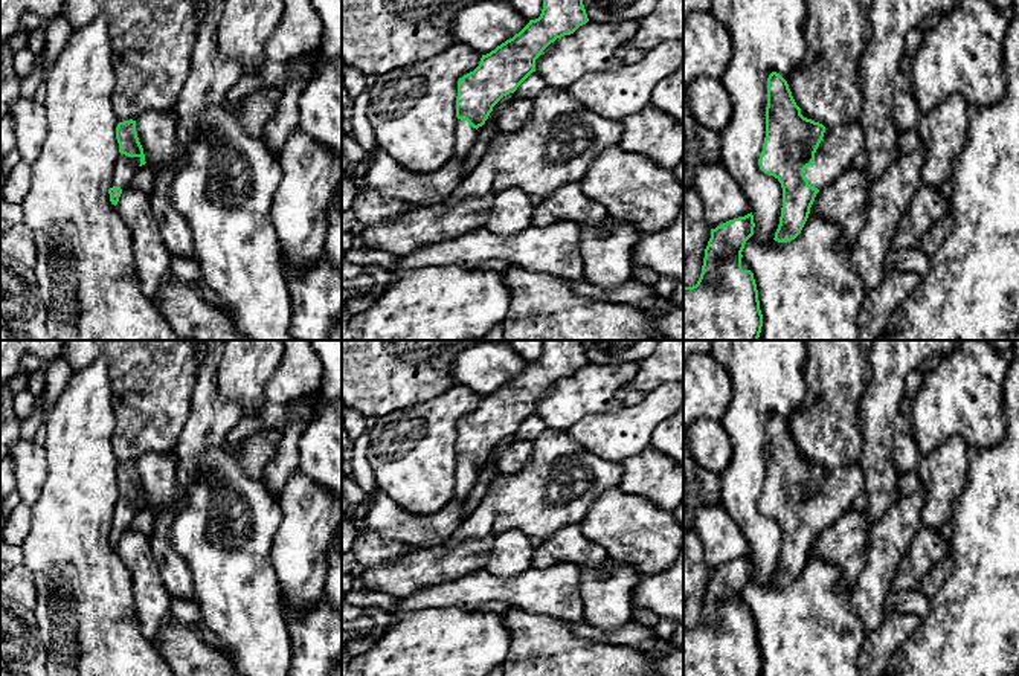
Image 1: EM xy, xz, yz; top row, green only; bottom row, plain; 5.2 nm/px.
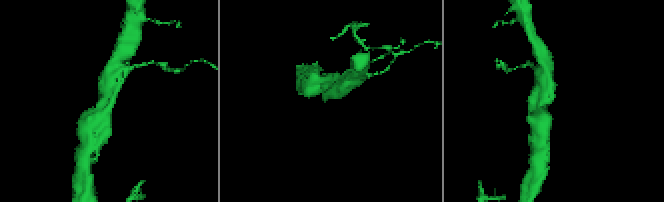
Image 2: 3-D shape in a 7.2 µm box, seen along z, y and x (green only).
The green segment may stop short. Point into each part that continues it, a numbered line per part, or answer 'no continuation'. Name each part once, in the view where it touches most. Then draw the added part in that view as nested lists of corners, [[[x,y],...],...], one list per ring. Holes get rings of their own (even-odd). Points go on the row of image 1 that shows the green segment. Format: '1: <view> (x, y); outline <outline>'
1: yz (839, 145); outline [[[857,122],[825,128],[813,163],[804,169],[808,185],[818,189],[831,185],[862,151],[863,131]]]

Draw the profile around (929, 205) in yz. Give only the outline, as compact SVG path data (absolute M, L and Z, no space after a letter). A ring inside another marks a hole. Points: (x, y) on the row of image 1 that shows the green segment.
M923 185L900 220L891 249L917 247L920 238L946 214L950 214L950 201L938 188Z

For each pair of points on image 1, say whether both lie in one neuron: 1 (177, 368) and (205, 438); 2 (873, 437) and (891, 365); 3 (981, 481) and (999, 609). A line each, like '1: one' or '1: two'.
1: two
2: one
3: one

